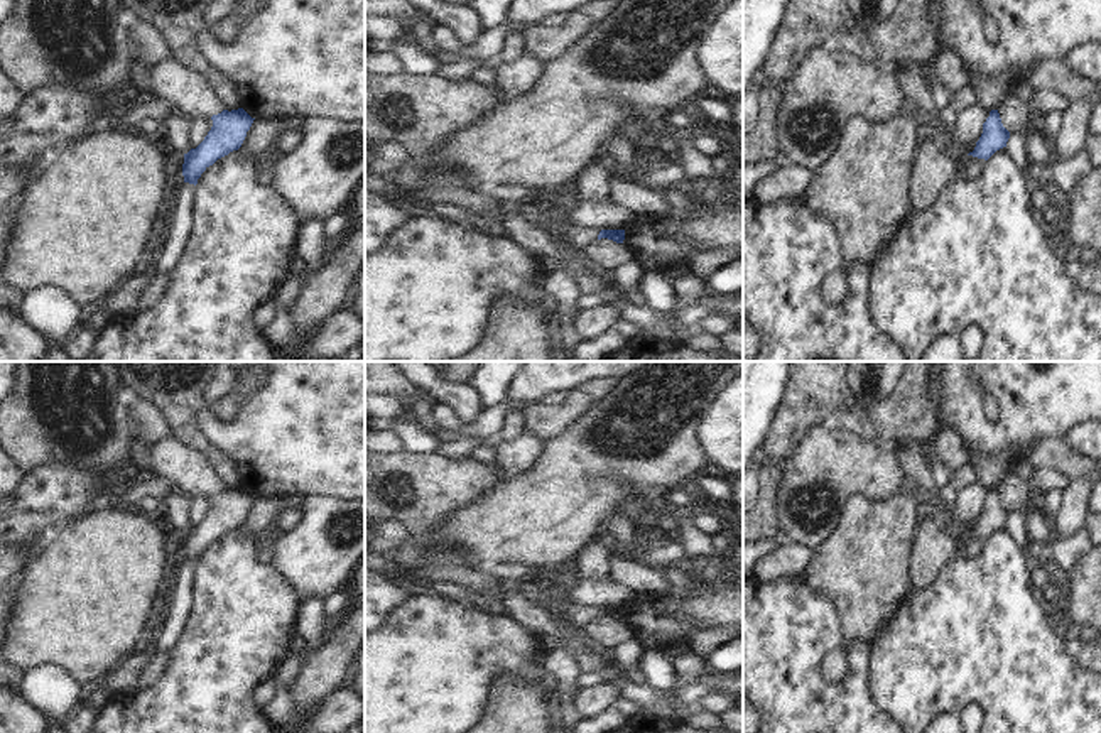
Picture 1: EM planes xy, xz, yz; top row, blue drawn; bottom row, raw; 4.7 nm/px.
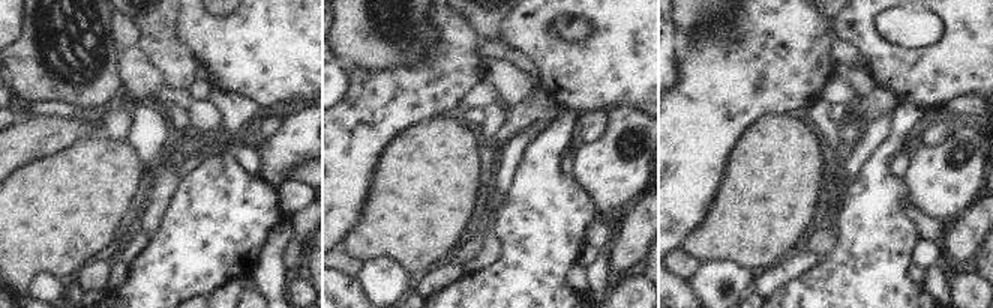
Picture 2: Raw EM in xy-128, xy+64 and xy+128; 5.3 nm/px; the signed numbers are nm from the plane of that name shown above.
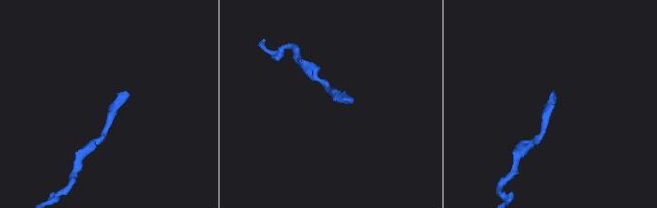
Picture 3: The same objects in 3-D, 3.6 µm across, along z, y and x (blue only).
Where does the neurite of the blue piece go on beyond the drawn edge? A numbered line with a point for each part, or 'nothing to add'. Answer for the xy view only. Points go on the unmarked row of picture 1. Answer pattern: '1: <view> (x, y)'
1: xy (188, 472)

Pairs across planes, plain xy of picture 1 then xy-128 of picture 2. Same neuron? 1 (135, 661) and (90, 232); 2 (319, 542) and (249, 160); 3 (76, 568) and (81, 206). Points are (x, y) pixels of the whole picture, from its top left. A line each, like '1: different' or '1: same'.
1: different
2: different
3: same

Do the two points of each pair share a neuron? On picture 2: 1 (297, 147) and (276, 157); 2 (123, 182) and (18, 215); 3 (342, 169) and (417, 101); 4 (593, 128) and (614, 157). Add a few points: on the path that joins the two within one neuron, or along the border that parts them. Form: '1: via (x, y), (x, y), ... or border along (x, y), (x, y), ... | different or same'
1: via (293, 147), (285, 147), (281, 152) | same
2: via (98, 182), (92, 182), (62, 209), (44, 215) | same
3: via (357, 149), (398, 108) | same
4: border along (606, 110), (605, 128), (594, 138), (582, 141) | different

